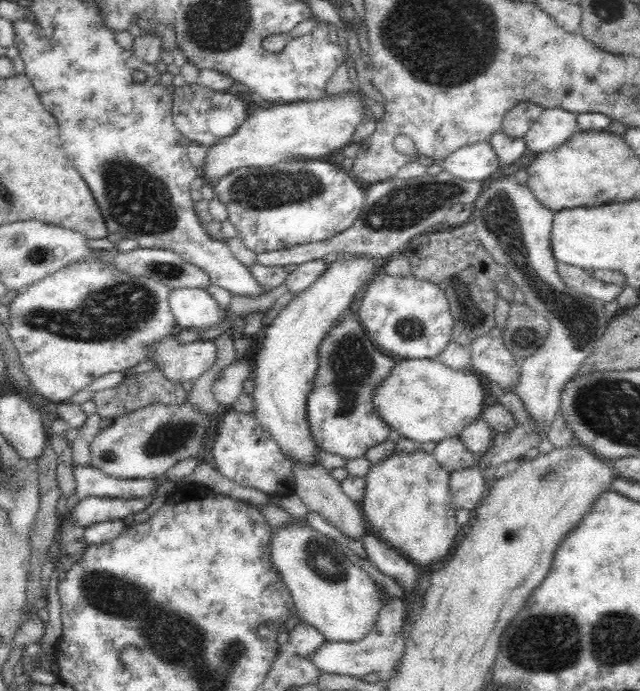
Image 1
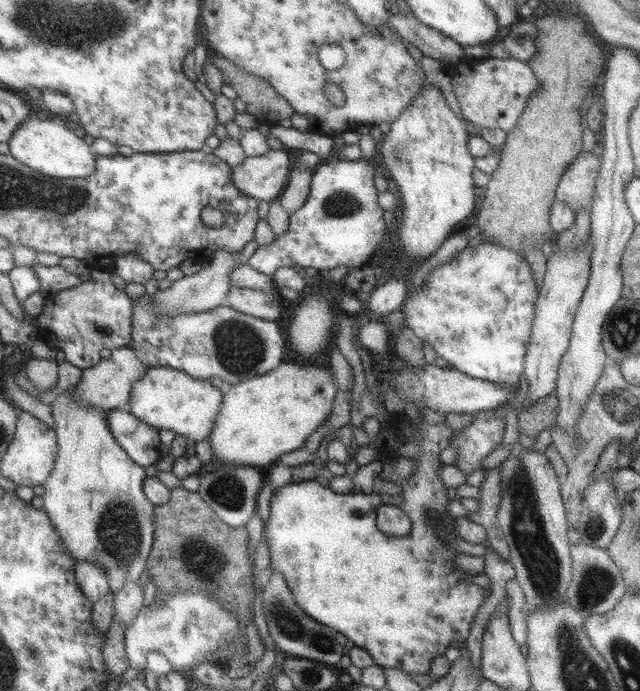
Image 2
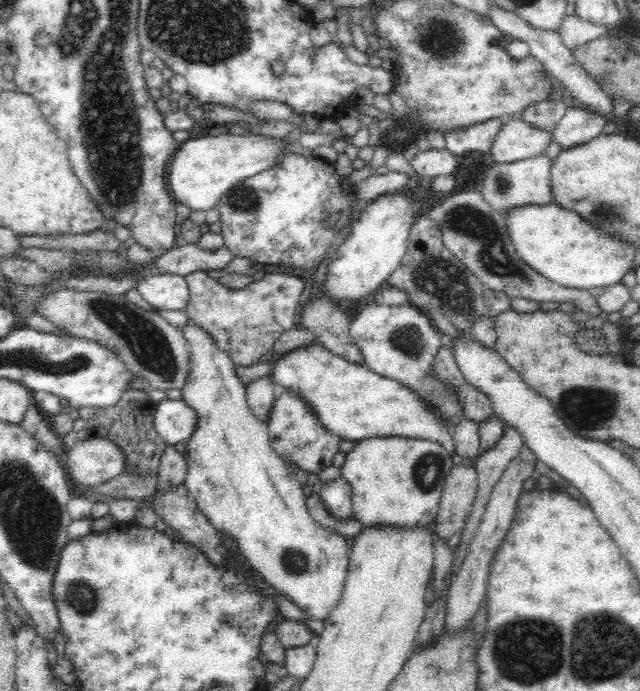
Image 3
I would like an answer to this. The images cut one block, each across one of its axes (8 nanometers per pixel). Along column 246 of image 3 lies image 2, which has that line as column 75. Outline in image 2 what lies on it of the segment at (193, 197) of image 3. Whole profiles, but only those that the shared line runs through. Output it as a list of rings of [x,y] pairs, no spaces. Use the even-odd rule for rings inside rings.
[[[32,115],[27,117],[6,140],[9,154],[21,164],[52,179],[75,179],[91,176],[94,169],[95,153],[82,137],[76,136],[71,126],[56,120],[40,120]]]

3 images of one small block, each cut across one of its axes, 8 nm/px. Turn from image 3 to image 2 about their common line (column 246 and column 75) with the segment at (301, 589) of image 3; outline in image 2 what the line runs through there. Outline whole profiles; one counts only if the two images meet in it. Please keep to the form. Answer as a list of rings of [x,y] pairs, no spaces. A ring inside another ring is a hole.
[[[65,389],[63,393],[59,393],[55,399],[48,404],[51,410],[52,417],[54,418],[56,434],[56,445],[57,452],[54,461],[54,467],[51,469],[49,476],[44,481],[42,487],[44,488],[44,493],[42,494],[42,509],[47,513],[47,518],[51,523],[51,526],[55,529],[55,532],[62,542],[62,546],[66,550],[66,553],[75,562],[77,560],[88,560],[93,564],[96,564],[99,568],[103,569],[104,576],[107,577],[108,587],[111,592],[117,592],[123,585],[127,582],[136,582],[141,572],[146,568],[146,560],[148,558],[149,551],[151,550],[151,545],[153,542],[153,507],[145,495],[143,494],[141,485],[142,482],[147,478],[145,476],[145,469],[137,464],[134,464],[128,457],[126,452],[115,442],[113,435],[109,432],[107,428],[107,423],[105,420],[106,411],[98,410],[98,408],[92,408],[92,406],[87,406],[78,402],[74,396],[72,396],[72,389]]]

